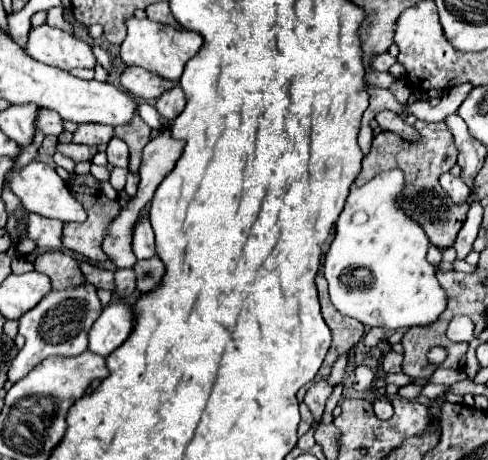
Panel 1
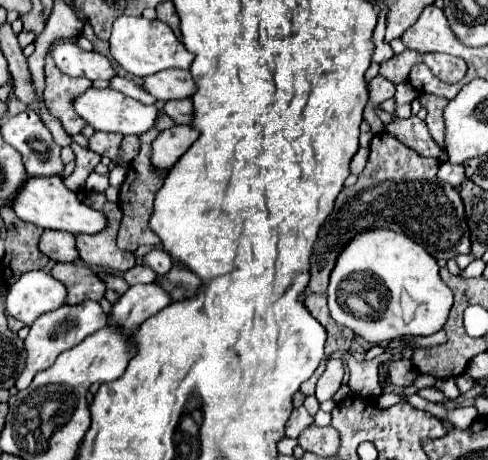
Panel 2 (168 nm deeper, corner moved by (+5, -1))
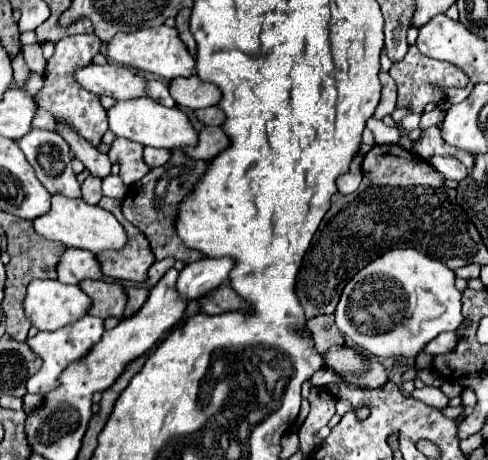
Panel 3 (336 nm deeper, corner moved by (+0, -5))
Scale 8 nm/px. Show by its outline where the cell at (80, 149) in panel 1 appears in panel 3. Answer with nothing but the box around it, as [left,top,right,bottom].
[81,176,101,204]

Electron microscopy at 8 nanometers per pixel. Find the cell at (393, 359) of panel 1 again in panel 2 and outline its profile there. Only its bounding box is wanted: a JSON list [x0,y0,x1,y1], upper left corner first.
[388,358,418,388]

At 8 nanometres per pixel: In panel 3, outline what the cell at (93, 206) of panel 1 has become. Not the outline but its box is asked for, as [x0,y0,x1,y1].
[97,202,155,282]

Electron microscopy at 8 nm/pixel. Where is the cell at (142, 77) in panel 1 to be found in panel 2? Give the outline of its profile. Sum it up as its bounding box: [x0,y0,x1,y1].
[144,68,196,102]

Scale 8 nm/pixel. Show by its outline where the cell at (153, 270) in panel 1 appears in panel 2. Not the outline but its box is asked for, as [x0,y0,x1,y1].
[158,266,202,300]

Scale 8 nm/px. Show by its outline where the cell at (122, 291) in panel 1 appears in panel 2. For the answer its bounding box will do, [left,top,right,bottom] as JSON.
[124,264,156,286]

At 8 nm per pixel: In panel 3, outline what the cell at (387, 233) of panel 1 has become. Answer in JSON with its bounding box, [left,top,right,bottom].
[335,248,463,358]

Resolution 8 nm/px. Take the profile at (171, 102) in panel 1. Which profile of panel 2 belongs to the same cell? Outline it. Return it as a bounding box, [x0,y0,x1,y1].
[164,100,194,124]

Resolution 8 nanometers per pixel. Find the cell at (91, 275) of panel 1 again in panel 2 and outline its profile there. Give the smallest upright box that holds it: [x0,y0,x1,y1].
[98,274,130,304]

